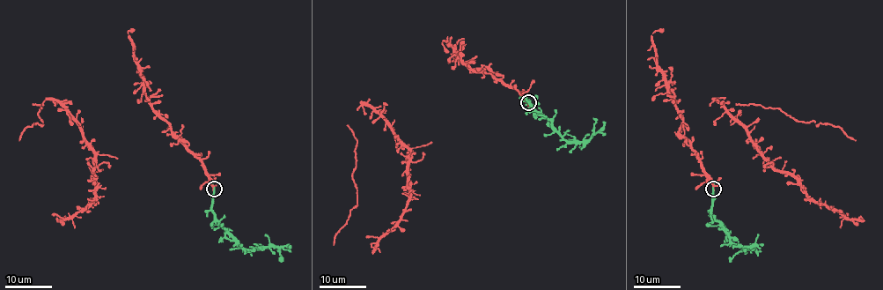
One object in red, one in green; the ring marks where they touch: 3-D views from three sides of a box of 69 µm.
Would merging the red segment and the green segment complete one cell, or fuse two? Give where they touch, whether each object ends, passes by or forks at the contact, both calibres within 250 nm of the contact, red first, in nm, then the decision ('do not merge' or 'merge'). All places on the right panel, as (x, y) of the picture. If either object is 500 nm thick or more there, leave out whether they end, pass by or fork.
place (713, 189); red passes by; green ends; calibres 240 and 320 nm; merge

